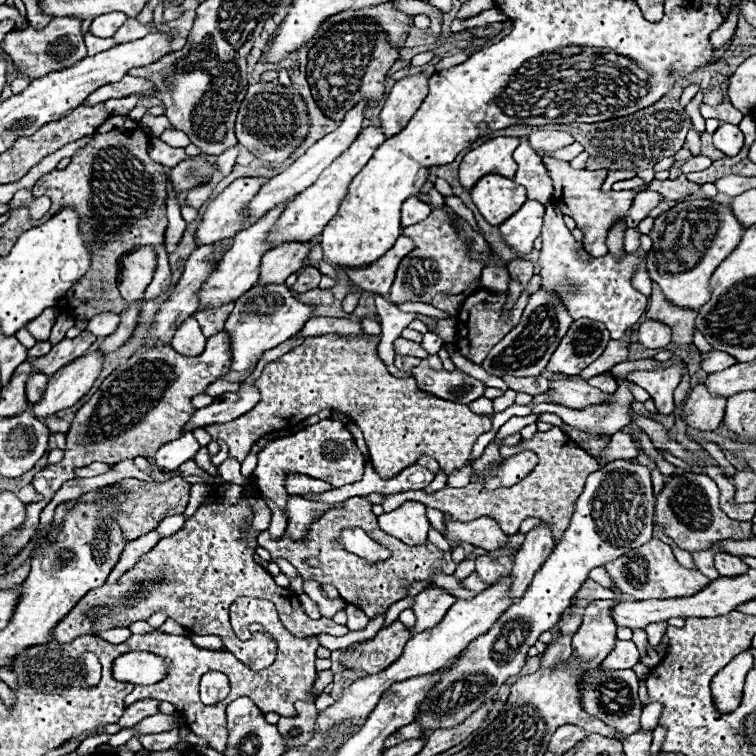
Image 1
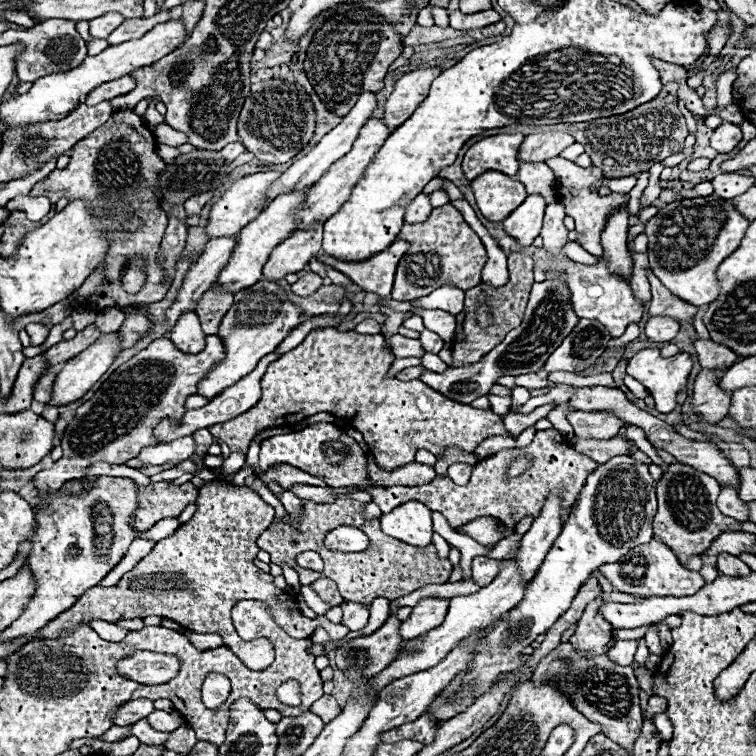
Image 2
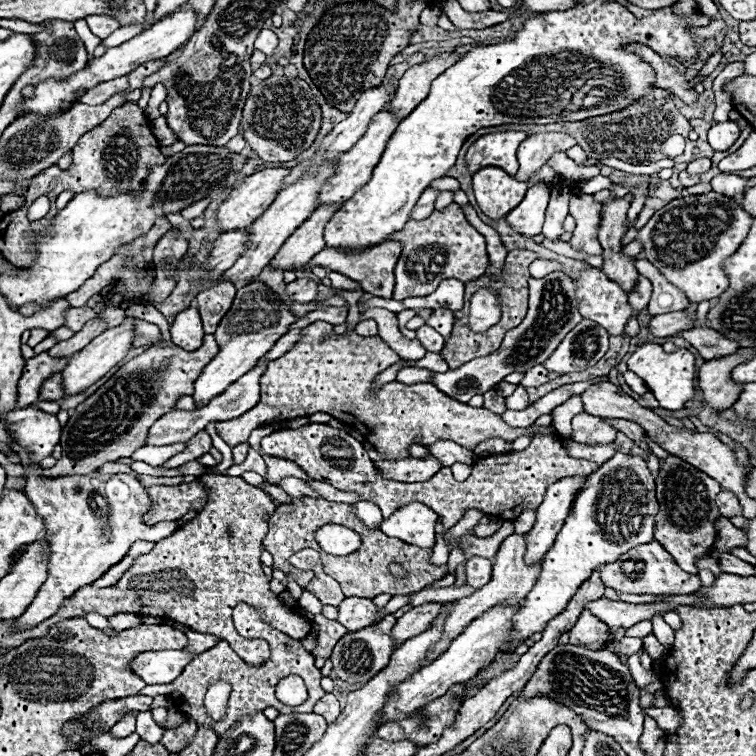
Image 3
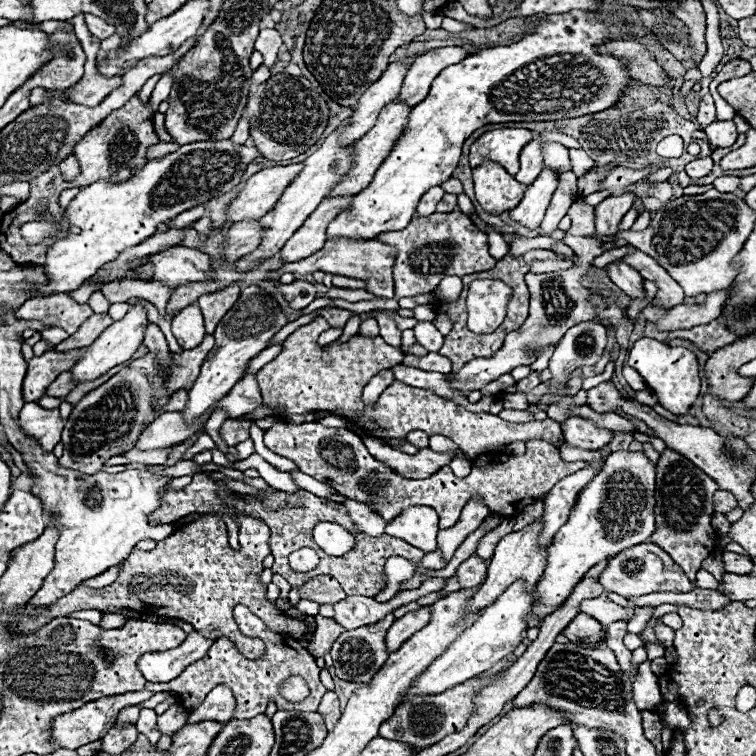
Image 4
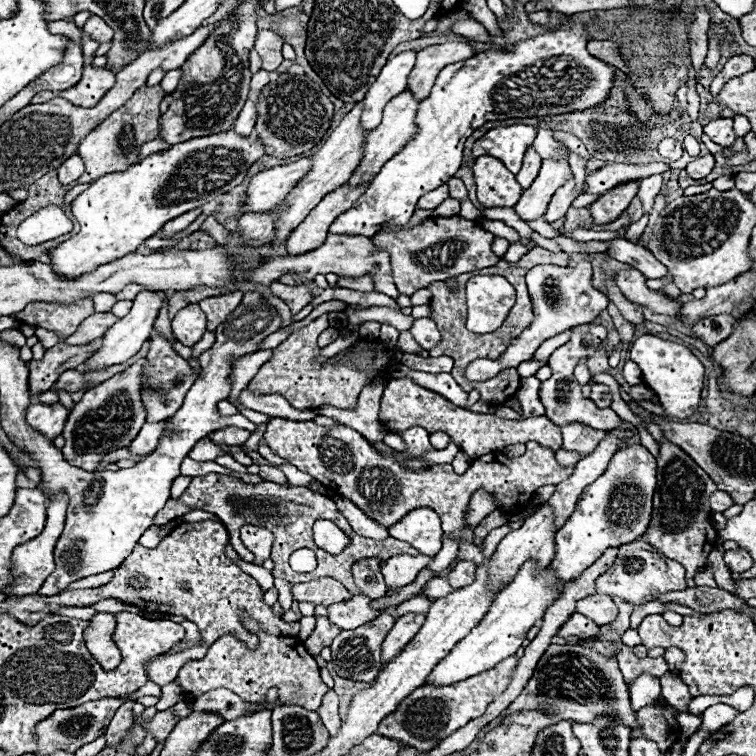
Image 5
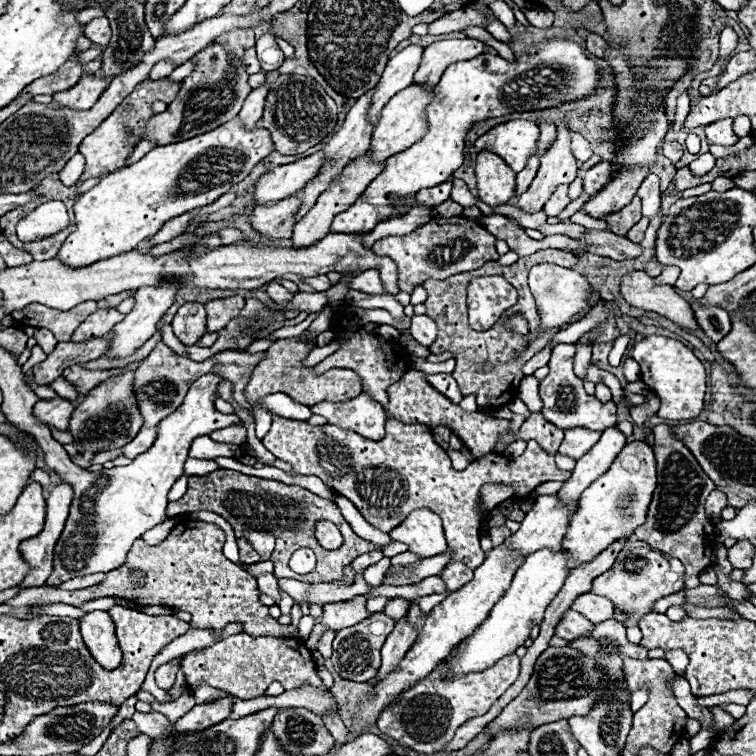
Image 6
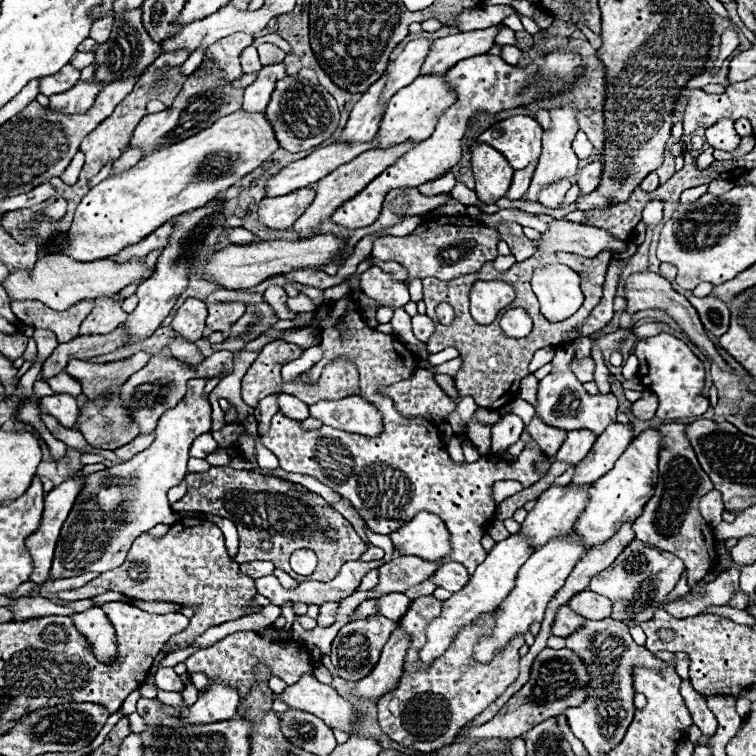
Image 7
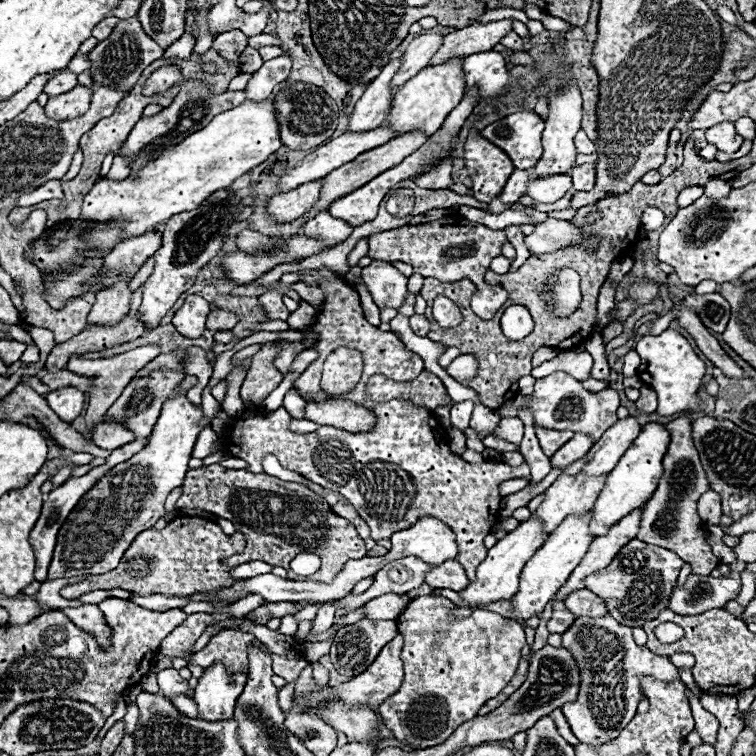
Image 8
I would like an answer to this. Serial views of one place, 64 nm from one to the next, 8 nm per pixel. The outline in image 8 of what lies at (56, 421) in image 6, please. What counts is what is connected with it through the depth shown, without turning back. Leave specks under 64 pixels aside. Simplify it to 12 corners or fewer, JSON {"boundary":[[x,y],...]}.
{"boundary":[[76,388],[50,392],[46,402],[70,424],[80,416],[86,394]]}

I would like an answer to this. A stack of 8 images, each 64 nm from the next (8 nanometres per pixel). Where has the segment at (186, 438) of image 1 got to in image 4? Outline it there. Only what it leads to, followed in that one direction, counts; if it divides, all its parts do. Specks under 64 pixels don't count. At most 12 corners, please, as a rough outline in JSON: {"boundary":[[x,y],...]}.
{"boundary":[[130,450],[130,462],[164,464],[170,450]]}

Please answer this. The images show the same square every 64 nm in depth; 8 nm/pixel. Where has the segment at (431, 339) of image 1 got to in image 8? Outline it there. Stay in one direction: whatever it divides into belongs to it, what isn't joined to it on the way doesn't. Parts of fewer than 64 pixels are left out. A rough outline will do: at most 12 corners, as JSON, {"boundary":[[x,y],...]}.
{"boundary":[[424,314],[410,316],[418,336],[428,336],[430,320]]}

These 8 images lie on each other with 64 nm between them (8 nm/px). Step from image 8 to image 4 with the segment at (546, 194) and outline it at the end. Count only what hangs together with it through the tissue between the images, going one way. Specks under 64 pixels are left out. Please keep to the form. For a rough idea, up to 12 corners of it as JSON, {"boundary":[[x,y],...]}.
{"boundary":[[560,174],[560,184],[542,220],[544,232],[558,230],[576,198],[576,176]]}

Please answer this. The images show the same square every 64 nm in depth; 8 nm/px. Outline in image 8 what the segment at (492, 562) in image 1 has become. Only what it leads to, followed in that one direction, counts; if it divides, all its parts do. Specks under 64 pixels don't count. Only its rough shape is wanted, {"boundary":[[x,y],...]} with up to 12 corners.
{"boundary":[[456,560],[434,566],[426,584],[460,592],[468,576]]}

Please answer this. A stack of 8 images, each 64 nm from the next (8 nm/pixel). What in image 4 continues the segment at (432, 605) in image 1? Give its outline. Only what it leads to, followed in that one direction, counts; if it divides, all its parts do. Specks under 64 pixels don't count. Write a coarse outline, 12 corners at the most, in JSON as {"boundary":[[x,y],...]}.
{"boundary":[[430,606],[398,618],[386,634],[388,652],[412,638],[432,616]]}

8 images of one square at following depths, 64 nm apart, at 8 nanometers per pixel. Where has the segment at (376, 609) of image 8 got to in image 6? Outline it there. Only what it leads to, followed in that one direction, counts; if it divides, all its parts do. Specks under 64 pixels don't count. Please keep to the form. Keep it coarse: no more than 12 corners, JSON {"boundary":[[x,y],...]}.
{"boundary":[[390,598],[384,614],[398,620],[408,614],[408,600]]}

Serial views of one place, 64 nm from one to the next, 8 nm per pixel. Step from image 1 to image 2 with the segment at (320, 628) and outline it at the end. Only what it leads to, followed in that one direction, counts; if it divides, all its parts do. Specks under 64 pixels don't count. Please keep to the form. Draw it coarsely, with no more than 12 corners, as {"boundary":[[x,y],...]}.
{"boundary":[[326,616],[316,624],[330,634],[332,640],[340,640],[348,634],[342,624],[332,624]]}

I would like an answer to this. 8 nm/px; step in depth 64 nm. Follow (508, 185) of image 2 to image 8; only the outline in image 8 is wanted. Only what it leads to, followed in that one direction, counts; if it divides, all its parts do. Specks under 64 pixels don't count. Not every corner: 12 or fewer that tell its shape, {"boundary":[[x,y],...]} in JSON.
{"boundary":[[476,128],[464,146],[474,198],[492,202],[512,160]]}

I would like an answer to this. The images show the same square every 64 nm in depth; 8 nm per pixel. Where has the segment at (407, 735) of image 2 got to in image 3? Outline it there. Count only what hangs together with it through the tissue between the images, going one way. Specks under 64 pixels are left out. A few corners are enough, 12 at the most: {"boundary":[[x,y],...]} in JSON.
{"boundary":[[444,694],[402,724],[378,728],[386,742],[428,746],[456,718]]}

